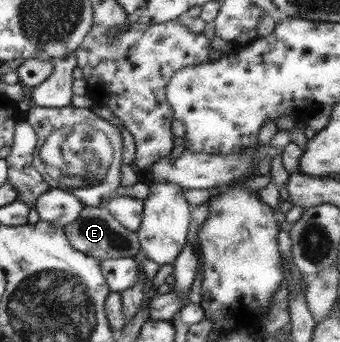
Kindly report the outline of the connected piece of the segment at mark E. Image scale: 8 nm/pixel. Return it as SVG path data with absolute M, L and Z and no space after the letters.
M84 206L71 223L62 226L62 230L66 242L75 251L95 259L132 258L140 251L136 231L125 229L103 206Z

